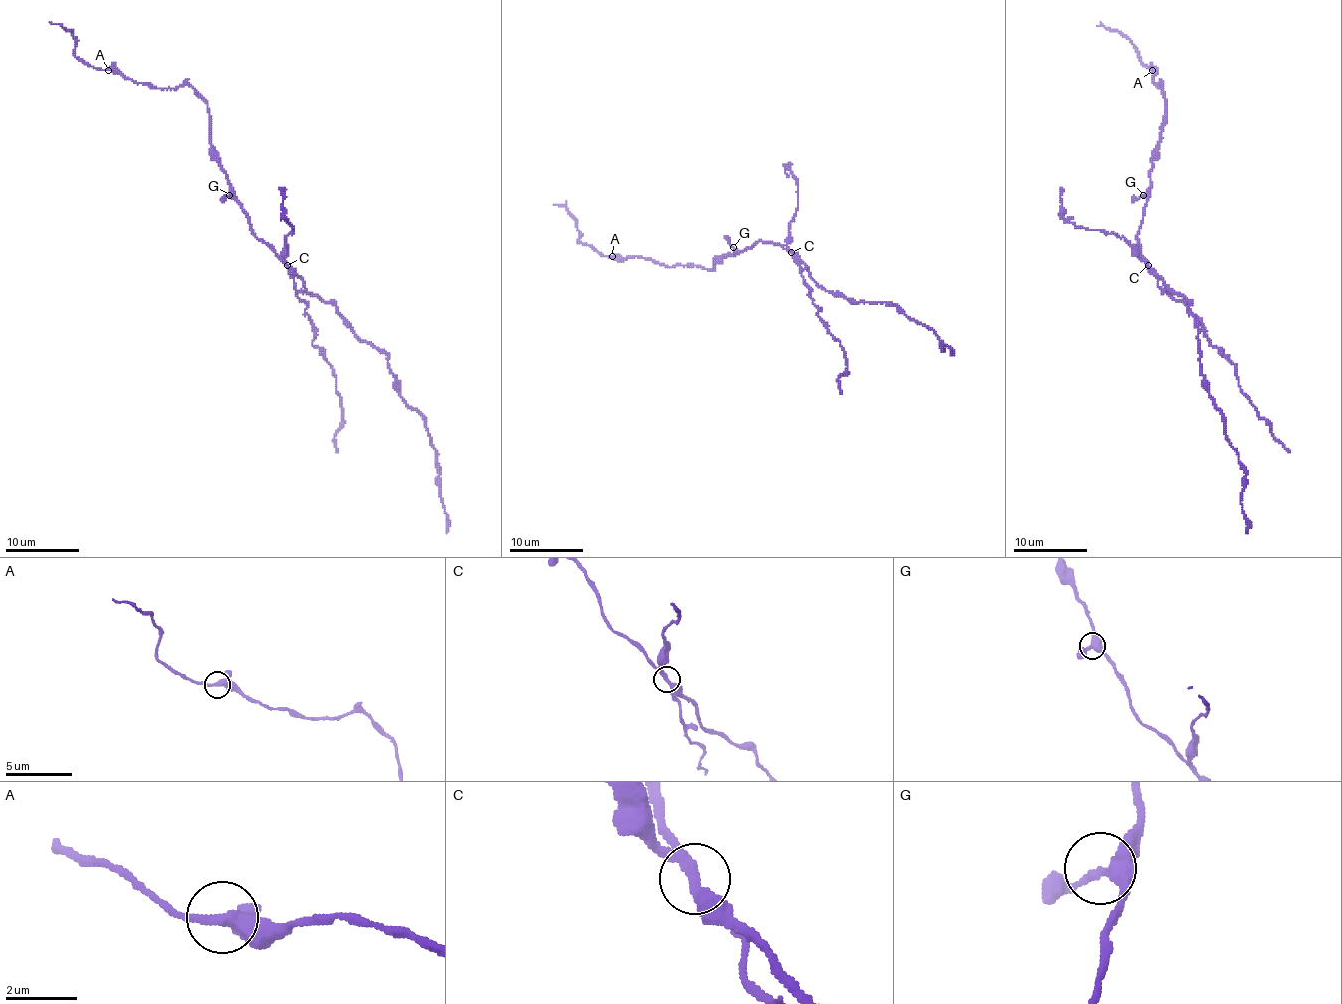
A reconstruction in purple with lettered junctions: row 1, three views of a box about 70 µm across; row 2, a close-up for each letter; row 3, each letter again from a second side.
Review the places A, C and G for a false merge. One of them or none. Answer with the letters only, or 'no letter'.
C

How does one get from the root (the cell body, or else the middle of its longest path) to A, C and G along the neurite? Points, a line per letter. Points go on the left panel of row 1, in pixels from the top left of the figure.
A: (268, 246), (255, 235), (250, 217), (220, 165), (211, 143), (207, 103), (187, 84), (156, 88), (108, 70)
C: (268, 246), (286, 265)
G: (268, 246), (255, 235), (250, 217), (229, 195)

